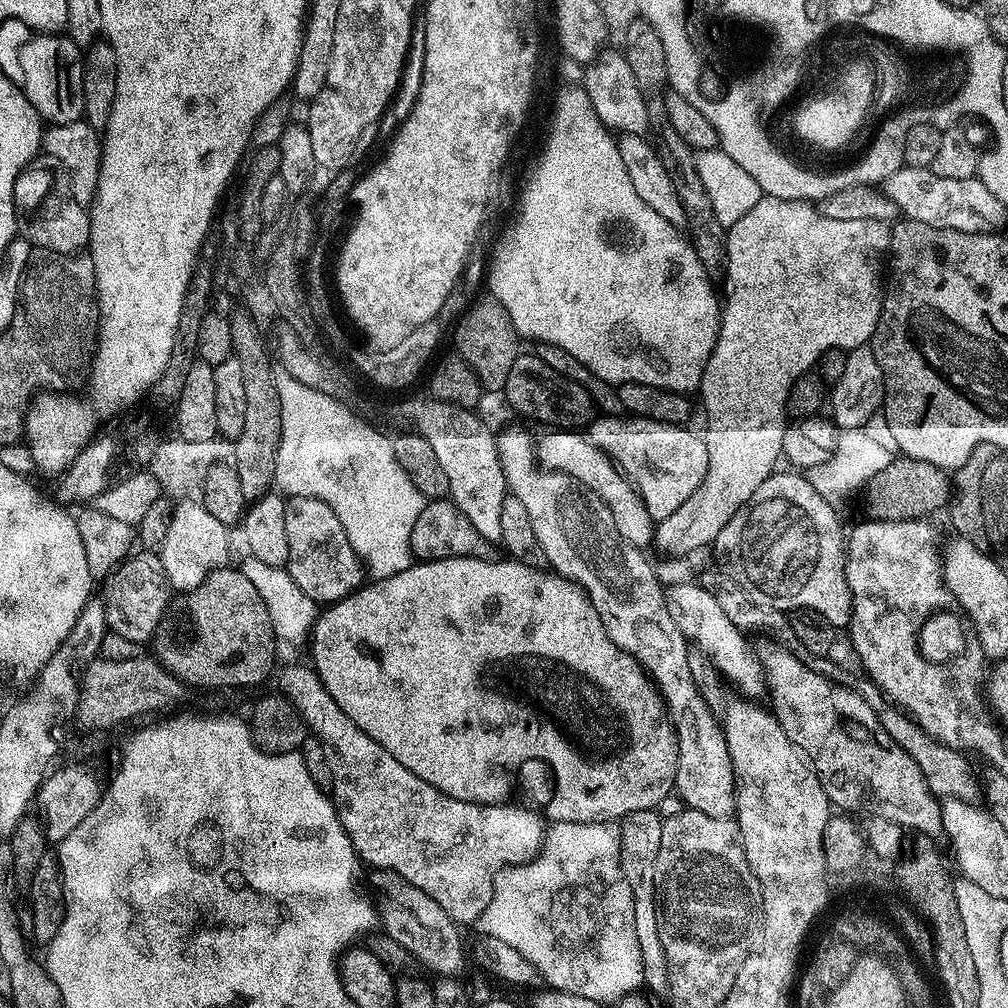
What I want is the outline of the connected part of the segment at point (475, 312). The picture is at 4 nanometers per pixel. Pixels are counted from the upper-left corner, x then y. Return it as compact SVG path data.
M485 298L481 304L476 304L467 309L455 325L456 348L459 359L468 365L469 370L476 375L481 389L485 393L499 393L506 382L506 374L510 366L514 366L518 349L518 337L506 310L501 304L491 298Z

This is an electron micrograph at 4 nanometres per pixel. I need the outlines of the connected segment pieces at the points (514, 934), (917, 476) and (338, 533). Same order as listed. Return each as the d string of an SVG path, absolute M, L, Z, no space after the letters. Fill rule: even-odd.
M607 820L606 822L555 822L547 829L544 838L544 847L540 855L527 866L504 868L497 874L492 883L492 897L490 906L480 915L479 931L486 936L496 936L501 942L507 942L518 954L524 955L529 962L540 972L541 981L551 986L557 992L582 994L582 998L594 998L602 1006L615 1005L617 1000L633 995L643 985L642 958L638 951L638 937L634 934L634 898L630 886L622 872L620 861L620 826L619 823Z
M897 455L890 462L890 466L878 470L864 485L862 495L865 517L882 522L923 520L931 517L931 512L949 507L951 485L949 473L945 469L930 466L930 462L922 462L918 458Z
M309 496L287 497L286 510L286 543L290 545L290 558L287 570L294 586L314 602L321 600L327 606L344 600L351 592L357 592L366 580L366 567L359 554L350 546L346 531L338 517L318 498Z

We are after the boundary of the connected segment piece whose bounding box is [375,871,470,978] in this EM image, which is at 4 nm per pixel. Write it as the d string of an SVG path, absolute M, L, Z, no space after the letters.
M377 871L375 876L376 888L384 895L384 901L379 901L378 904L382 928L384 924L383 931L394 938L398 946L406 946L421 969L429 968L430 971L437 972L435 975L440 978L459 977L459 972L470 964L466 944L464 948L464 940L460 937L461 925L452 920L450 914L446 914L446 910L442 910L442 906L434 902L434 898L422 894L422 890L410 886L400 876L382 871Z

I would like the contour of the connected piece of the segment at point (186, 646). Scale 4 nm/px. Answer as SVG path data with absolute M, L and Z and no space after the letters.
M232 567L214 570L202 586L177 595L156 631L156 659L185 686L248 688L262 683L272 672L278 641L266 602L262 602L244 571Z

